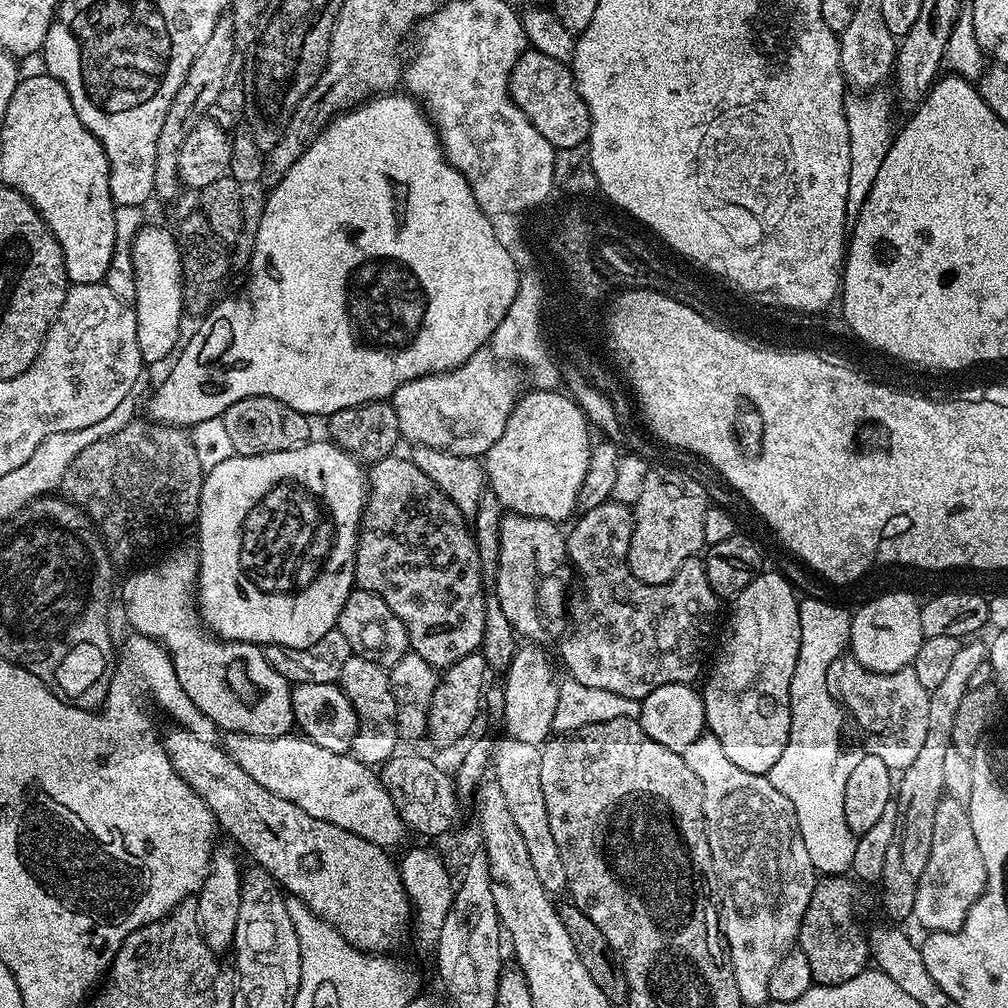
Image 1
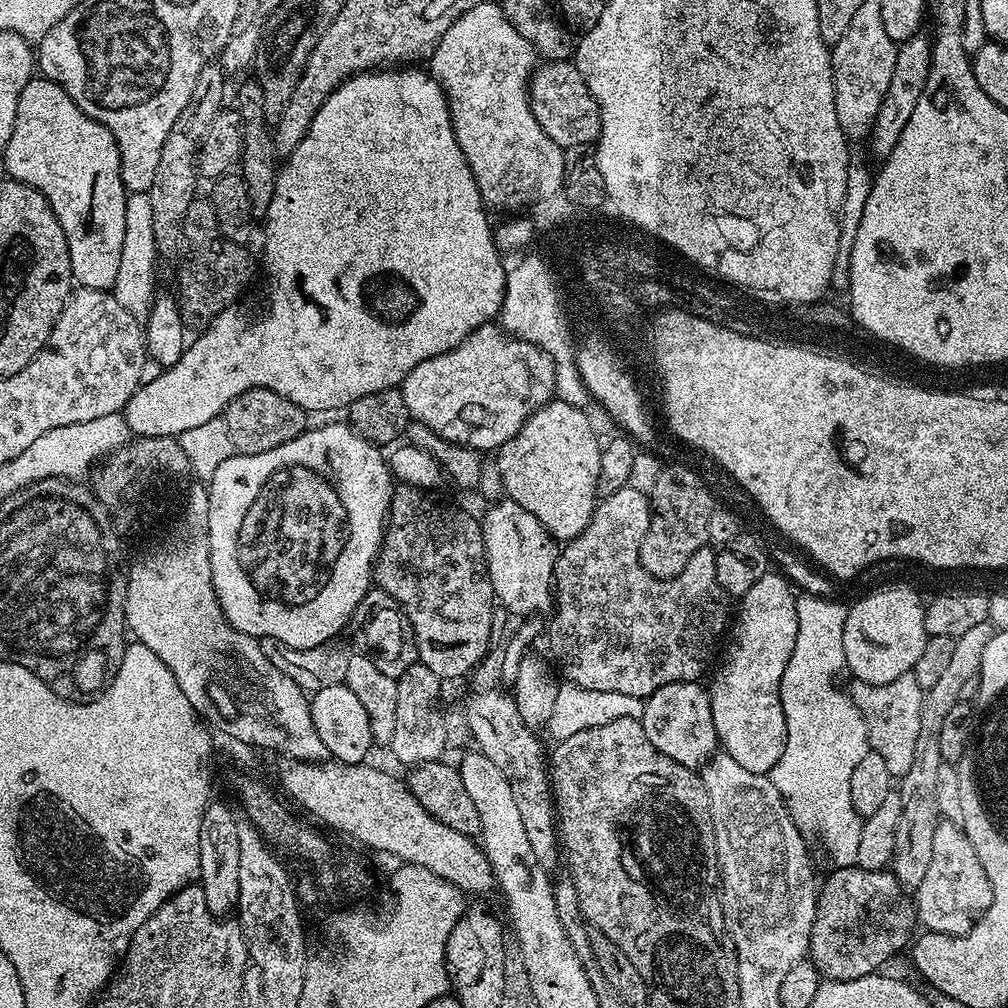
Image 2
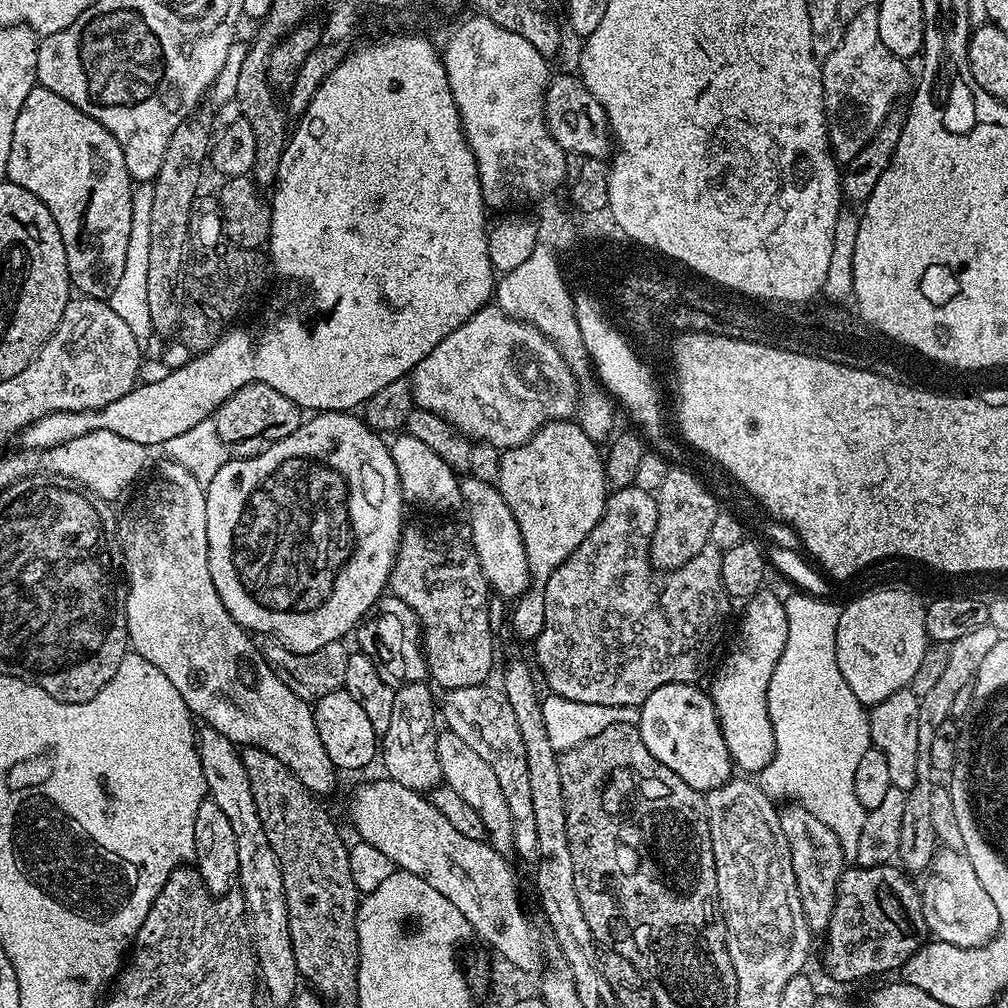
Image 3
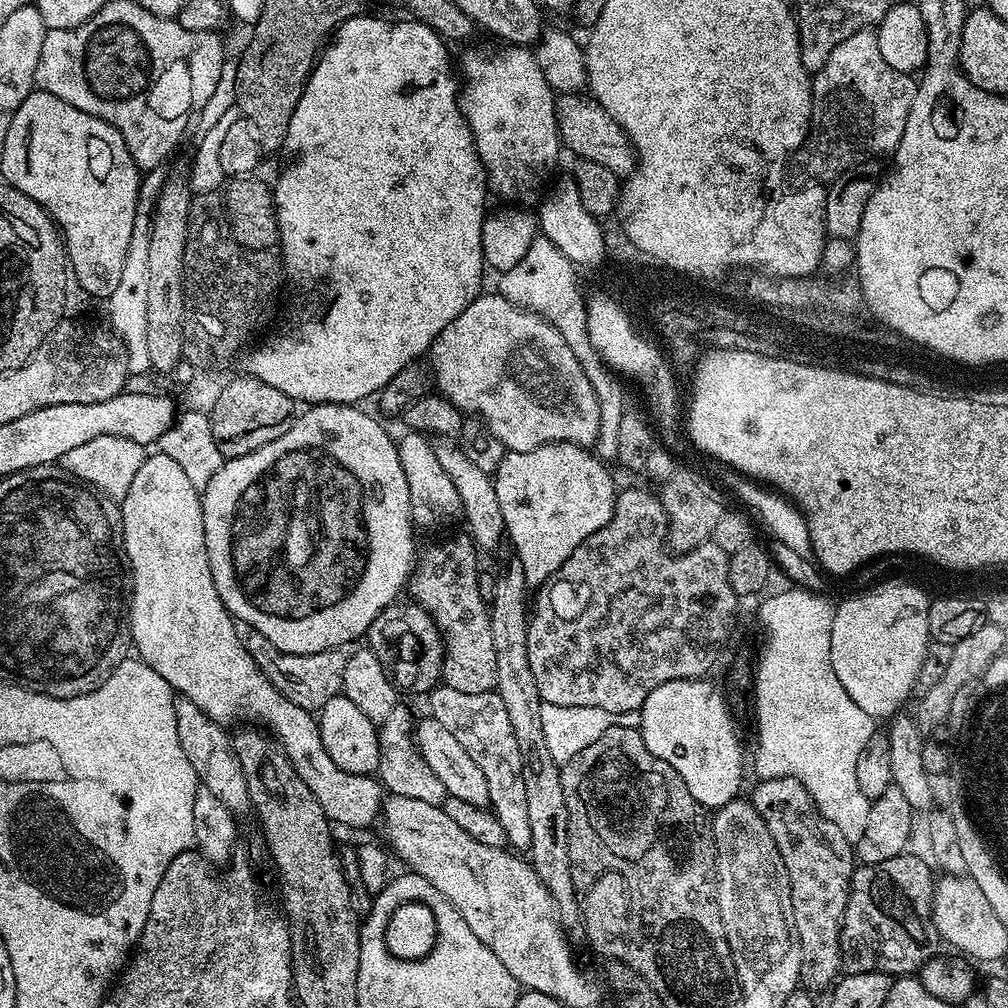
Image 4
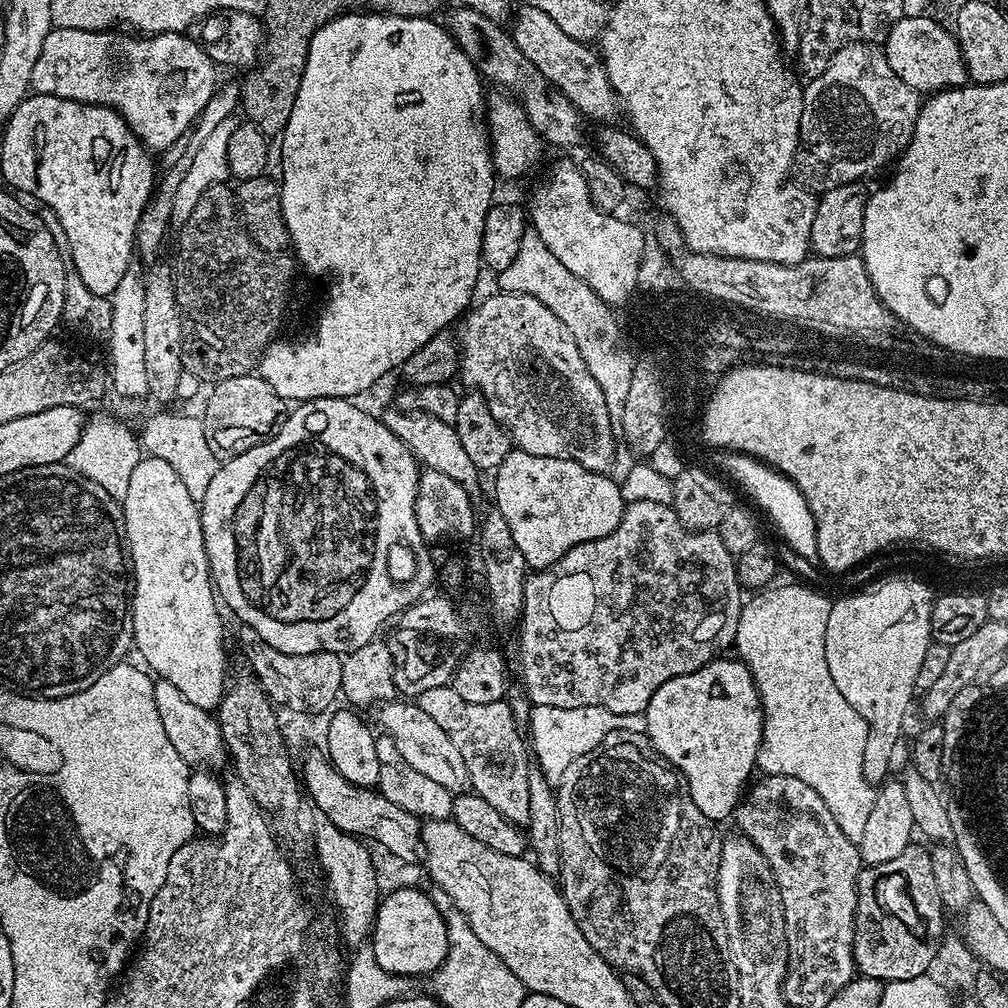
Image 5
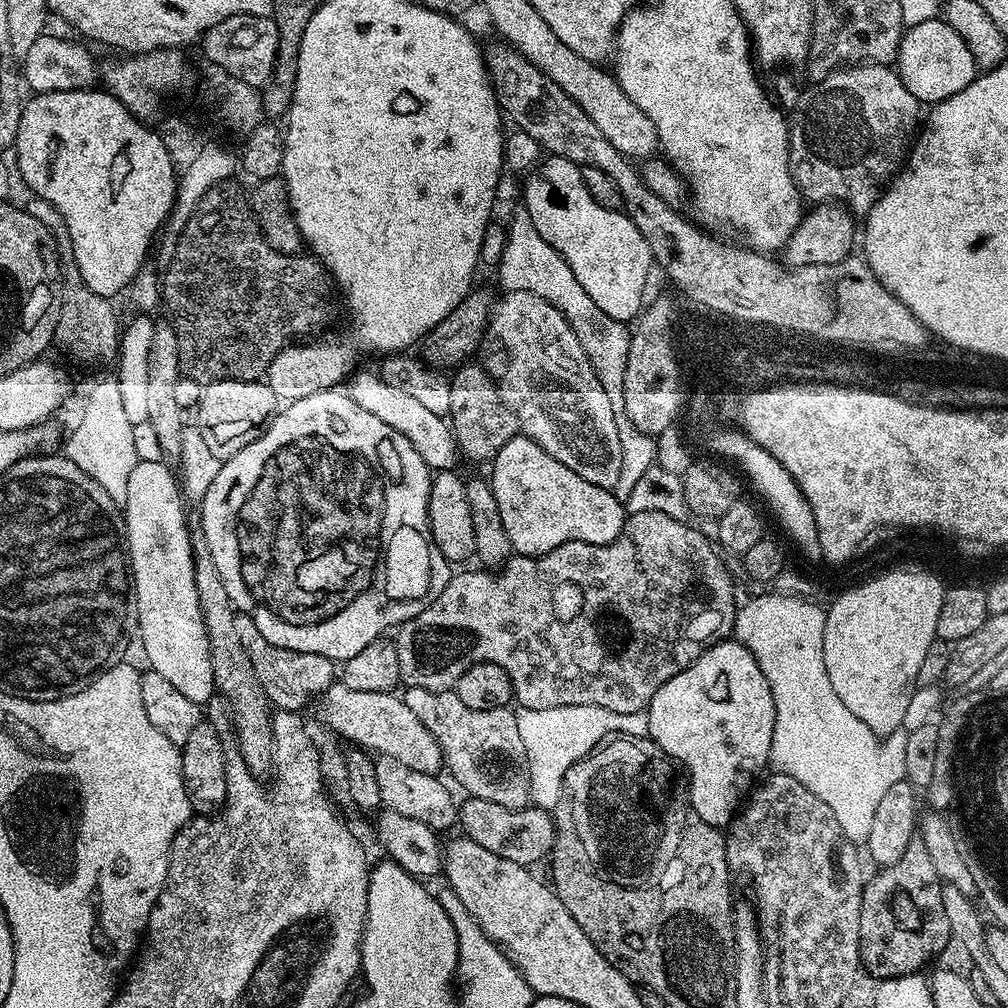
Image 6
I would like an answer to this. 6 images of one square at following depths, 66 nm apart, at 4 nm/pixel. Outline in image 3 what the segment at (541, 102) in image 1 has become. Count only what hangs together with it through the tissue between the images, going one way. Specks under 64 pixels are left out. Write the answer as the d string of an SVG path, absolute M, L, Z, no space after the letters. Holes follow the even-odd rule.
M579 75L556 76L548 81L548 89L544 91L544 121L558 146L565 153L586 154L590 158L604 160L613 151L614 141L612 129L608 127L606 110L590 94L590 90Z

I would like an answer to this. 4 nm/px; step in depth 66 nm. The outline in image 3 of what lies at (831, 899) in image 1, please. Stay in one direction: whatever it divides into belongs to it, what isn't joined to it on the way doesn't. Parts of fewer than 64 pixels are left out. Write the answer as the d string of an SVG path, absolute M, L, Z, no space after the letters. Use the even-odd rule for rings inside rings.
M895 863L879 864L869 868L845 867L836 887L834 910L830 914L828 931L823 933L824 968L836 980L848 984L851 980L864 980L879 972L903 969L904 964L925 943L924 901L919 887L912 885L913 877Z

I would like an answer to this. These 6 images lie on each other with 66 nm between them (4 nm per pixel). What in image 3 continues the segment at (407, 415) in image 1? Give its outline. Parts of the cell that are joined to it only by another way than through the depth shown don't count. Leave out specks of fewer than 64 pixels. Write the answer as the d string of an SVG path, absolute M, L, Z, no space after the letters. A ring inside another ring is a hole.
M497 306L479 308L470 319L462 322L462 326L458 326L450 334L446 334L446 338L442 338L442 342L438 342L438 346L434 346L434 350L430 350L430 354L426 354L426 358L422 358L422 362L418 362L418 366L412 369L410 379L415 407L425 408L434 414L438 414L446 422L450 422L450 426L454 426L462 435L471 438L473 441L492 444L501 450L522 446L543 424L550 420L572 420L577 415L578 405L581 403L580 388L576 384L570 366L566 366L566 360L556 349L556 341L540 332L534 325L508 316Z

